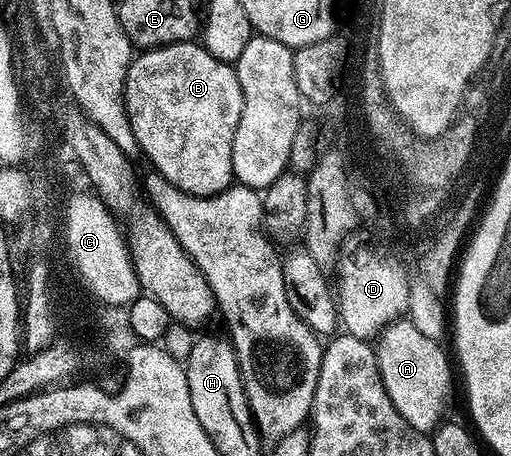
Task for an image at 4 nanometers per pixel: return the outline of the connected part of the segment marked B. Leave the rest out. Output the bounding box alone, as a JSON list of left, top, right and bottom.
[123,41,243,198]

